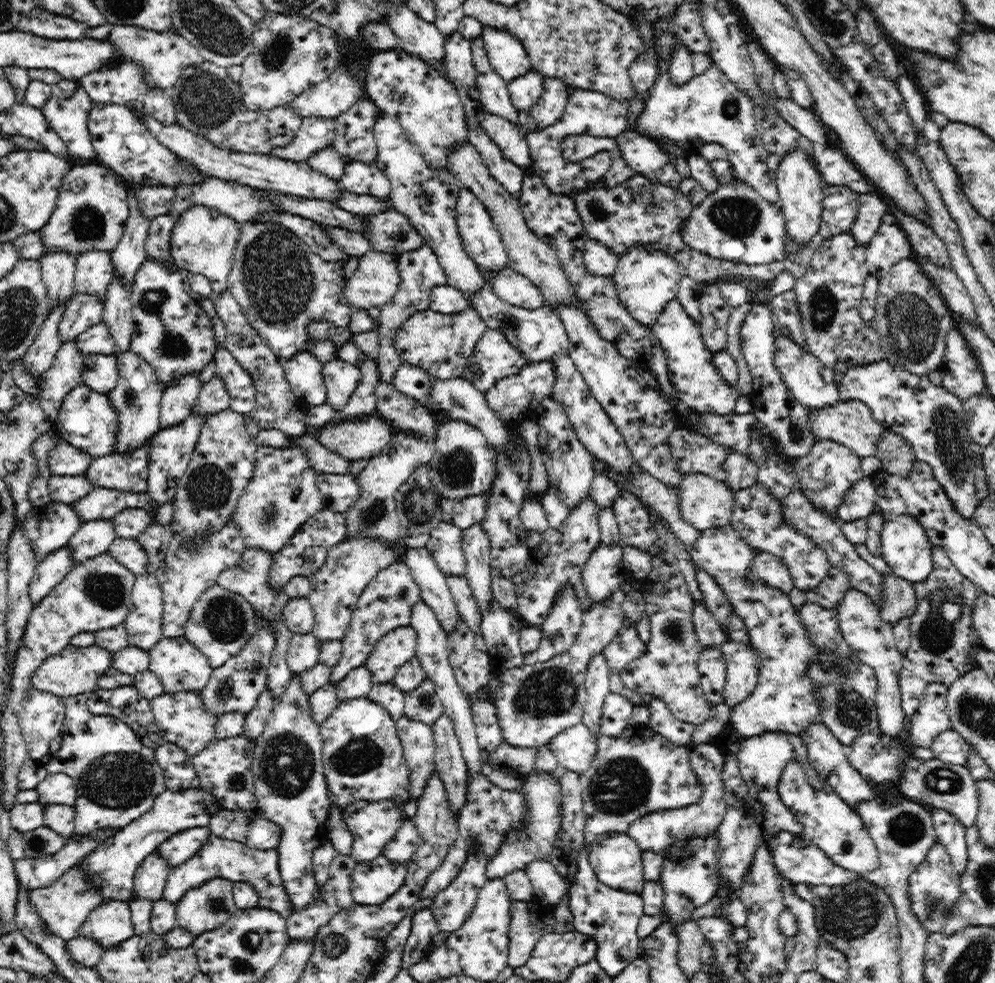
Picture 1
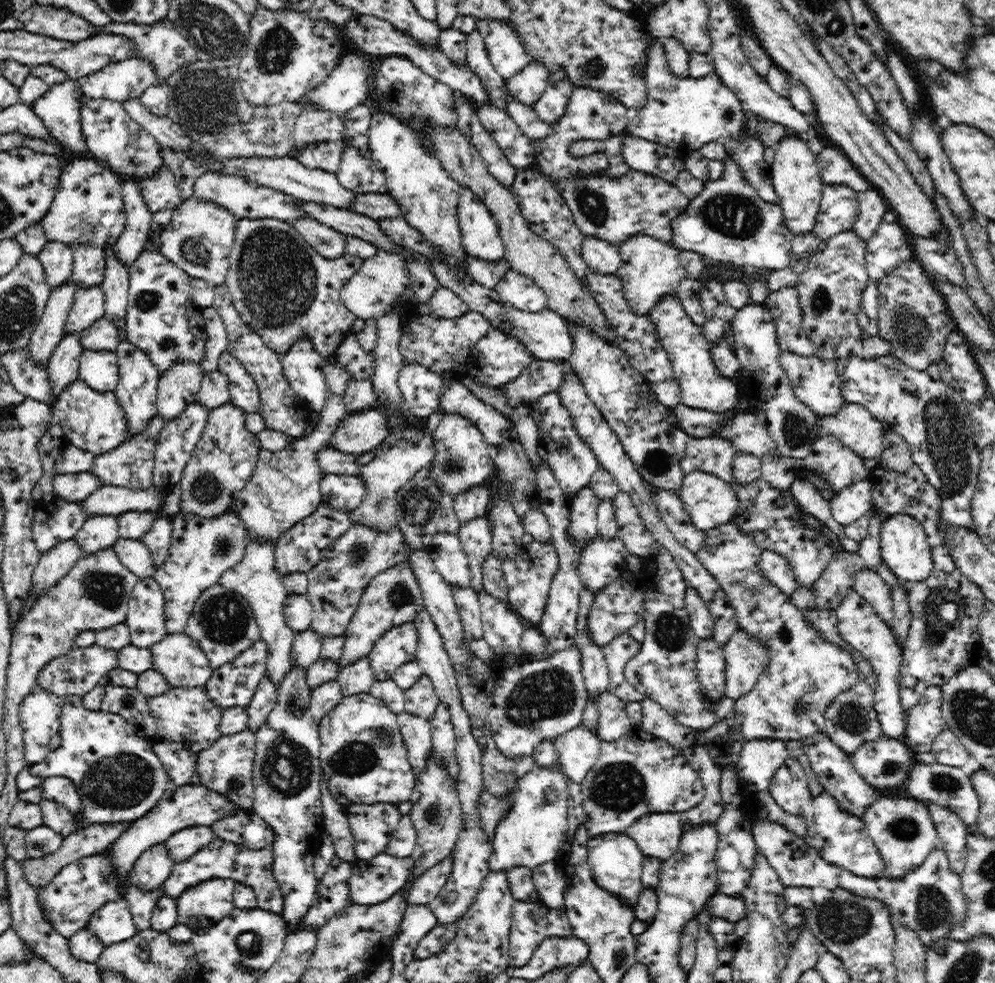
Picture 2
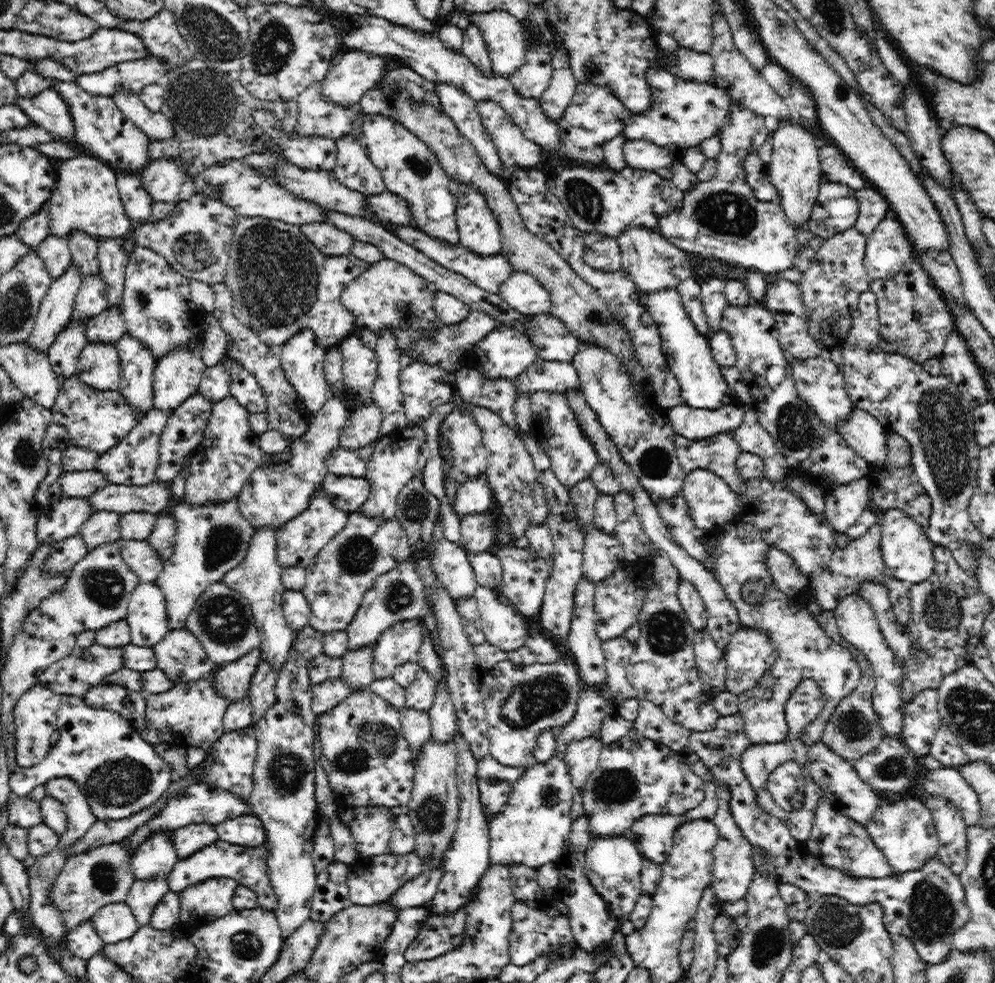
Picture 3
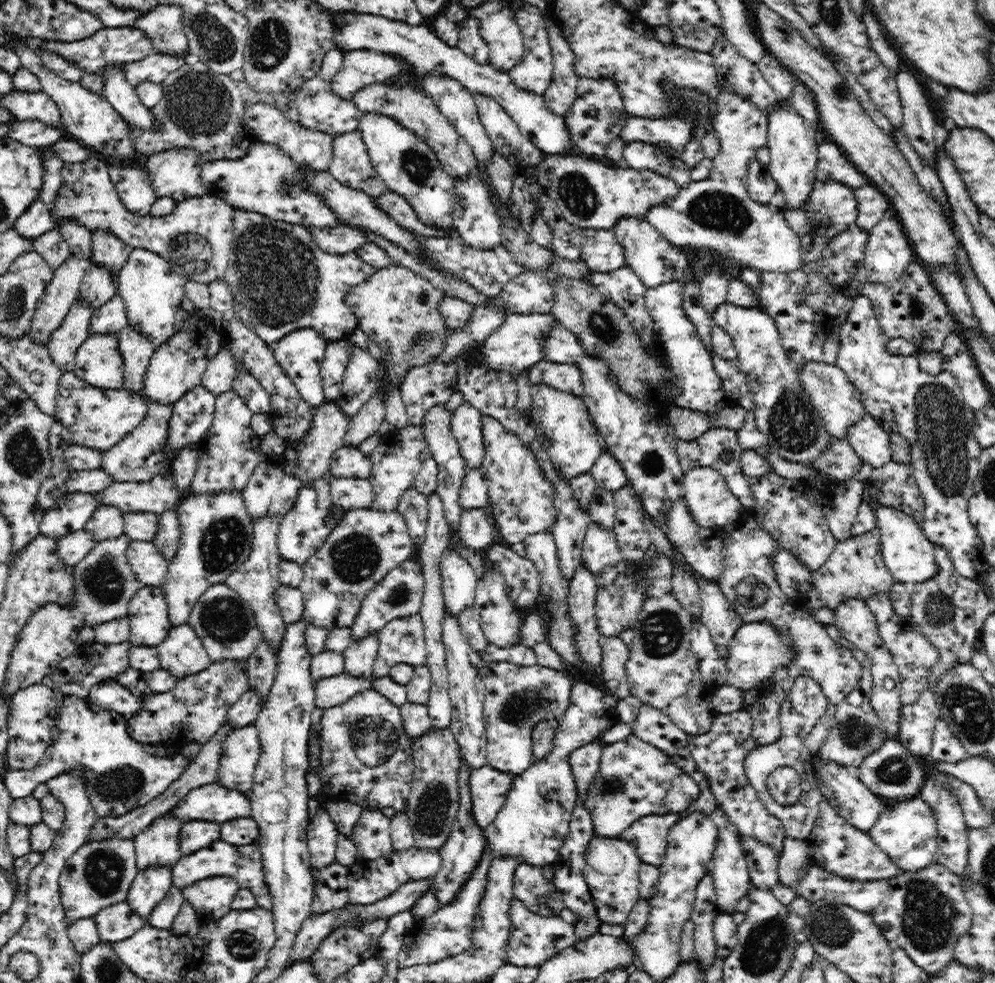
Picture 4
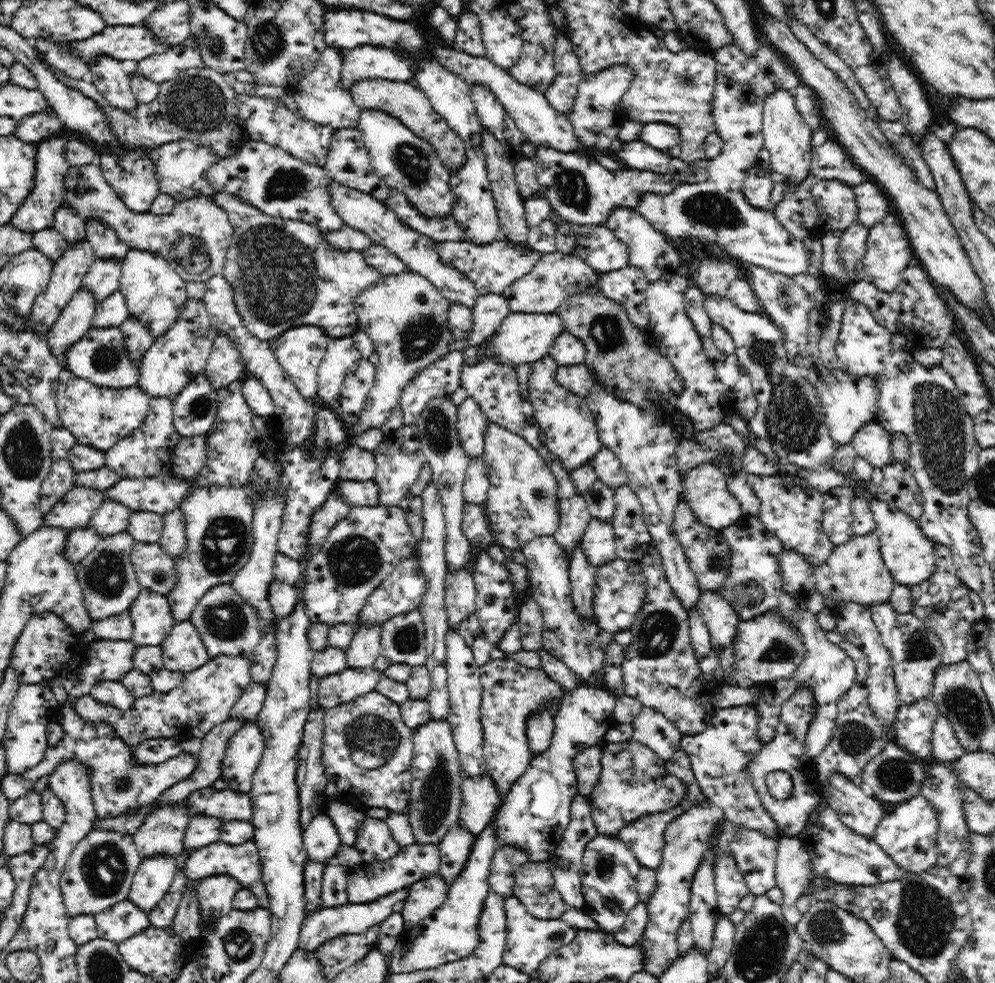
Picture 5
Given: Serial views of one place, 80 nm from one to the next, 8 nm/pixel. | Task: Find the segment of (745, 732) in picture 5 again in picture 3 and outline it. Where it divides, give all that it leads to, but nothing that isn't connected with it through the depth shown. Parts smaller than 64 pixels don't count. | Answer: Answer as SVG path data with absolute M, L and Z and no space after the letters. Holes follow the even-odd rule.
M737 713L718 718L712 730L693 732L686 751L693 752L702 760L714 776L717 788L724 785L730 791L730 815L748 842L771 856L778 882L797 886L806 893L807 898L817 895L820 900L826 900L828 896L836 895L856 906L878 903L882 907L884 927L893 939L908 938L926 966L943 963L953 949L953 936L968 924L971 917L959 875L954 874L936 856L915 871L877 879L856 878L822 865L810 852L804 850L803 841L790 835L788 827L779 818L768 814L757 803L756 791L748 783L741 768L741 756L751 744L745 733L744 717Z

